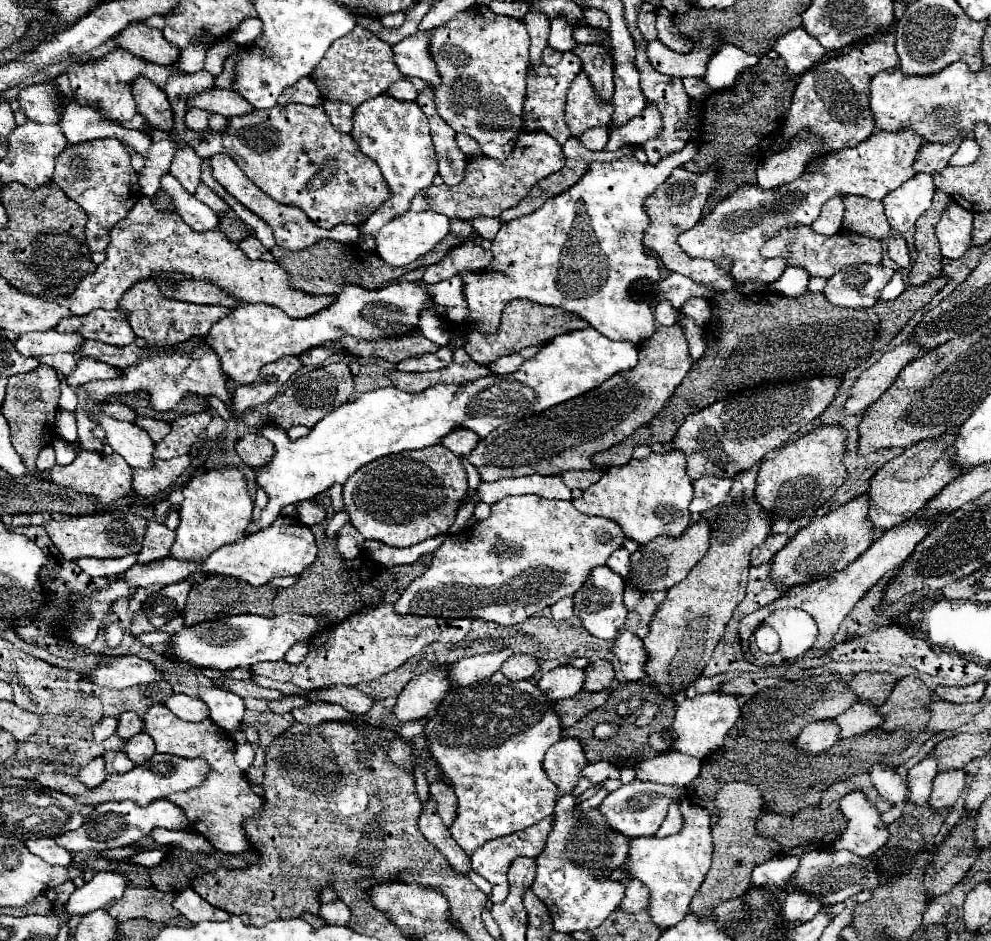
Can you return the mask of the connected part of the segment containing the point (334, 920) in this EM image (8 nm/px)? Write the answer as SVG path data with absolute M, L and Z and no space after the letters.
M341 900L321 904L319 914L321 914L329 924L347 924L347 920L349 920L349 908L347 908Z

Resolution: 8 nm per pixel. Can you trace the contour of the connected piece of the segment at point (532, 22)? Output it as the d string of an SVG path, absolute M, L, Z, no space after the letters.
M529 12L523 18L529 34L531 34L531 64L541 62L541 54L547 48L547 36L549 36L549 24L551 20L547 16L541 16L541 12Z

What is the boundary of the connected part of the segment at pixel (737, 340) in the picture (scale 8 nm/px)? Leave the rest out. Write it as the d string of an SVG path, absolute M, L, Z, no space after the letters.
M941 274L923 286L909 286L893 302L879 300L873 308L851 310L837 308L827 302L823 294L803 292L801 296L789 298L773 292L761 294L719 294L711 304L711 320L705 326L707 350L697 364L691 366L689 374L677 386L673 396L665 402L665 408L645 426L641 426L633 436L615 444L613 448L597 454L593 462L599 468L623 466L629 462L633 448L641 444L669 444L677 428L693 412L699 412L713 402L727 398L741 388L751 388L769 380L795 380L795 378L815 378L815 376L841 376L851 368L857 368L871 360L885 342L871 342L865 346L851 346L851 340L863 338L895 338L913 314L929 304L929 300L947 284L947 276Z

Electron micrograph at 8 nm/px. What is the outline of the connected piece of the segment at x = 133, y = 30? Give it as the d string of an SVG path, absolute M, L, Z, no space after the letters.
M141 22L129 24L123 32L115 36L115 40L119 48L125 48L137 58L143 58L153 64L177 64L181 54L179 48L173 48L173 44L165 40L161 30L149 28Z

